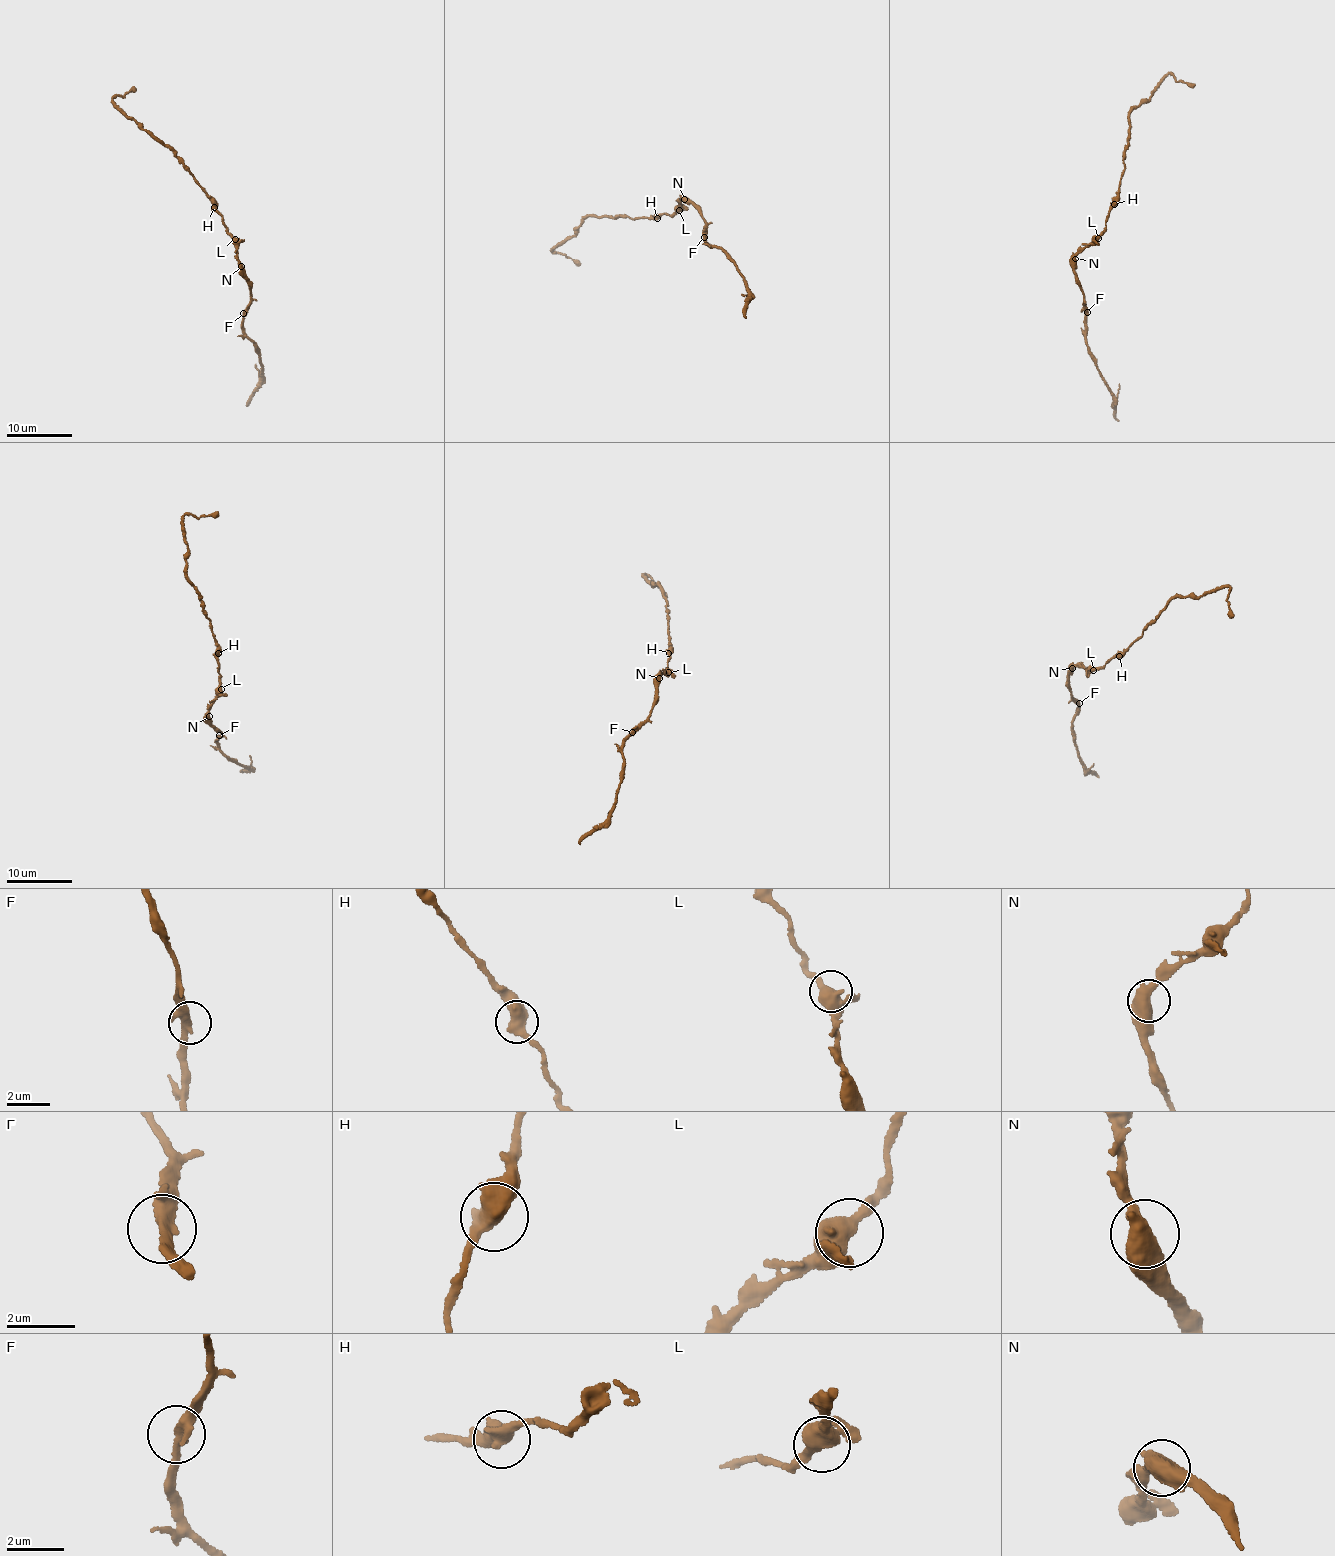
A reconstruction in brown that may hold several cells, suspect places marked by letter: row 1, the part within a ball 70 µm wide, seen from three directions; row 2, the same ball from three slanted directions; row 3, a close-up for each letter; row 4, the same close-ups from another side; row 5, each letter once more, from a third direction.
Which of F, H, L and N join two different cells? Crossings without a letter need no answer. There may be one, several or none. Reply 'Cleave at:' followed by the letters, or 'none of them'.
Cleave at: none of them

